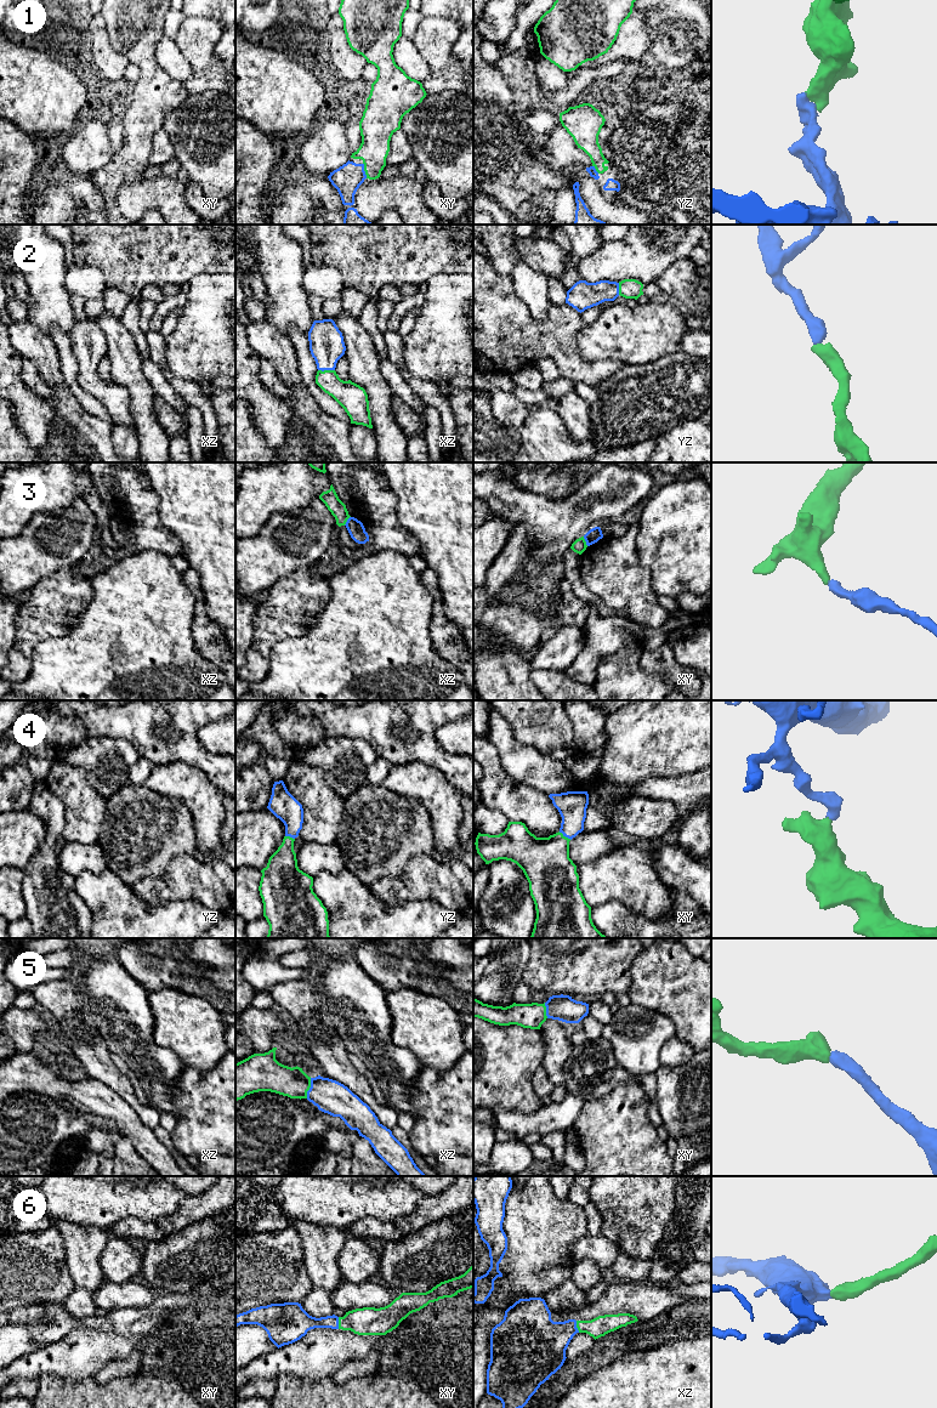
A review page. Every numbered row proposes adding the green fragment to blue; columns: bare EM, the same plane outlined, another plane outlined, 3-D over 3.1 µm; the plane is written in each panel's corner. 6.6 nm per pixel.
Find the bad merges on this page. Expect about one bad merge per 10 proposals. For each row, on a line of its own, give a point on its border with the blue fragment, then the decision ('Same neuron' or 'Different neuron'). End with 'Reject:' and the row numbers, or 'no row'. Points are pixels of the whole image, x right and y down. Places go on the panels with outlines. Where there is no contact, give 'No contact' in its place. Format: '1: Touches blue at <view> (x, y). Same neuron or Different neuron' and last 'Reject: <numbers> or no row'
1: Touches blue at xy (363, 170). Same neuron
2: Touches blue at xz (327, 369). Same neuron
3: Touches blue at xy (585, 540). Different neuron
4: Touches blue at xy (564, 835). Same neuron
5: Touches blue at xz (310, 1088). Same neuron
6: Touches blue at xy (338, 1323). Same neuron
Reject: 3

